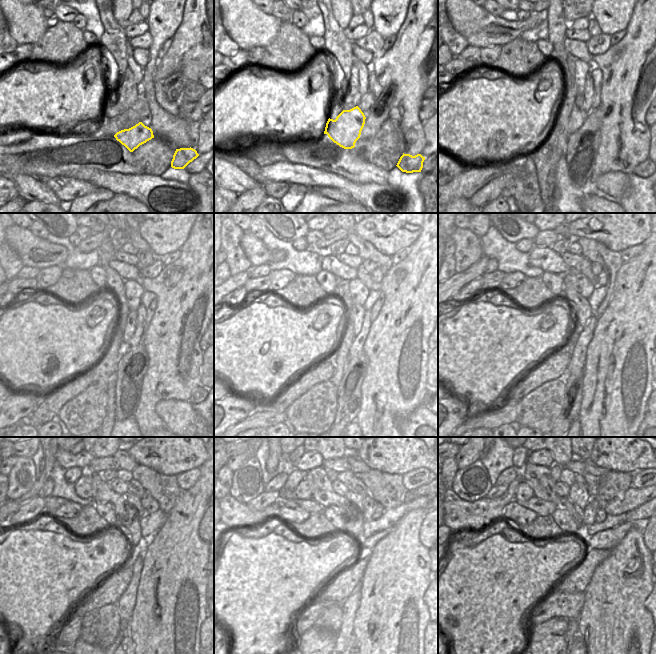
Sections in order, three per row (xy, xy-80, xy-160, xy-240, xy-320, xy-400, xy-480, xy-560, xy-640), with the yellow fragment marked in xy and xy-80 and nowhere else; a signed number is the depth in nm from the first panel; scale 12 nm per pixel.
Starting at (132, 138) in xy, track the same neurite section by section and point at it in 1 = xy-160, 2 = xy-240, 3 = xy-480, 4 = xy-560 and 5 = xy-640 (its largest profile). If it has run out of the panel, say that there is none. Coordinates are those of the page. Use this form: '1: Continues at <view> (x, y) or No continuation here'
1: Continues at xy-160 (578, 115)
2: Continues at xy-240 (131, 320)
3: Continues at xy-480 (128, 525)
4: Continues at xy-560 (322, 492)
5: Continues at xy-640 (538, 477)

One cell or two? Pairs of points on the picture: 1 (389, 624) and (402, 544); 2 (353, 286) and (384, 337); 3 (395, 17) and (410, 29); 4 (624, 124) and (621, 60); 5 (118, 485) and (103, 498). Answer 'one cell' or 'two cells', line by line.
1: one cell
2: two cells
3: two cells
4: one cell
5: two cells

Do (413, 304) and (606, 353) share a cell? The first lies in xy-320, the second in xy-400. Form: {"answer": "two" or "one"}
{"answer": "one"}

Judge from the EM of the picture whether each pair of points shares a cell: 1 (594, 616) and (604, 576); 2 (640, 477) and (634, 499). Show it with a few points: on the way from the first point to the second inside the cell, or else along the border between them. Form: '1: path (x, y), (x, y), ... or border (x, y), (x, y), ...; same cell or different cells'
1: path (604, 606), (604, 586); same cell
2: border (632, 485), (638, 488), (645, 488); different cells

